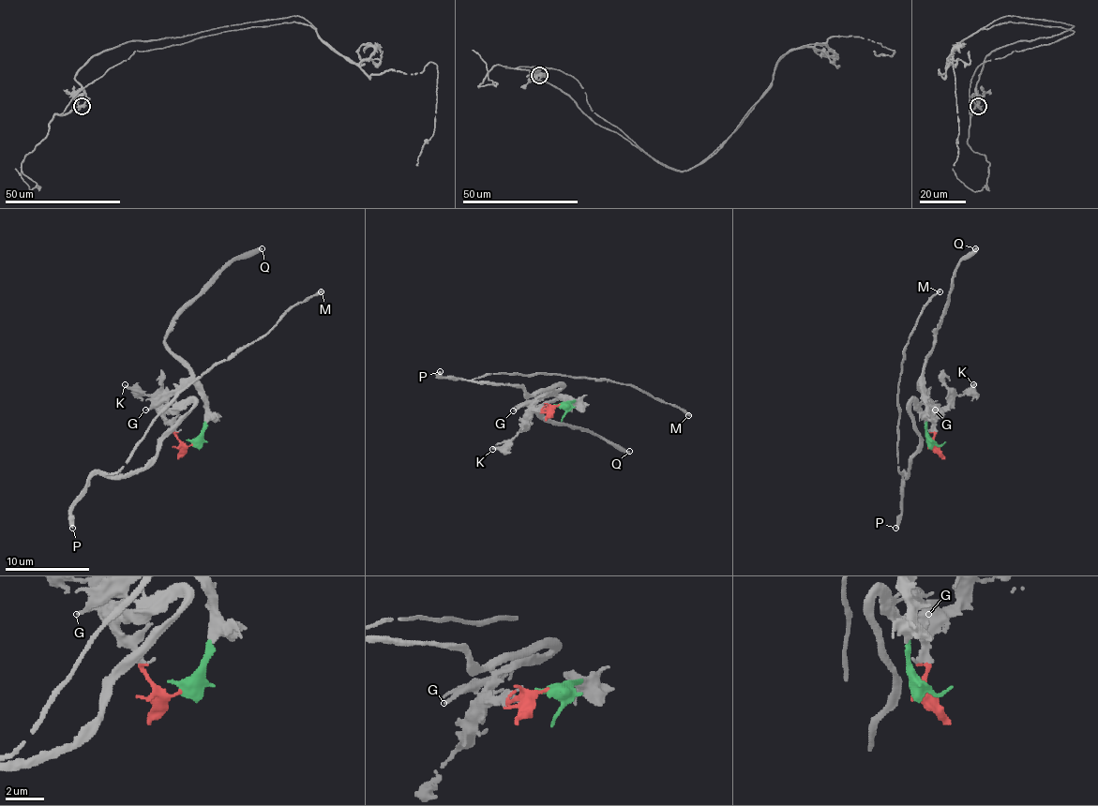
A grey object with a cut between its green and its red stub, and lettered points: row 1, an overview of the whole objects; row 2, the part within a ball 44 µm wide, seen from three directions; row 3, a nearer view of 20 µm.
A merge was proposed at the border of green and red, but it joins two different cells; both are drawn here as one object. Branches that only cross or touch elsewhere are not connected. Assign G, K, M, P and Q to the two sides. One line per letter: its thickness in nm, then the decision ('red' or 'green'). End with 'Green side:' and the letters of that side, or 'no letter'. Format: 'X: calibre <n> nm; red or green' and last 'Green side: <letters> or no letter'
G: calibre 160 nm; green
K: calibre 200 nm; red
M: calibre 200 nm; red
P: calibre 320 nm; red
Q: calibre 360 nm; green
Green side: G, Q

